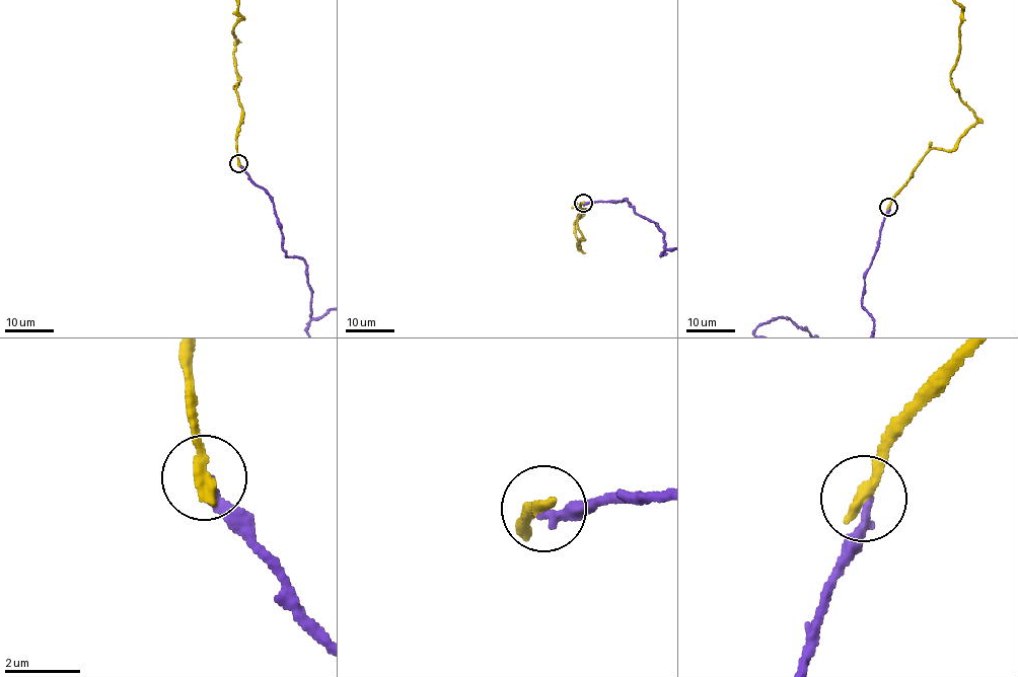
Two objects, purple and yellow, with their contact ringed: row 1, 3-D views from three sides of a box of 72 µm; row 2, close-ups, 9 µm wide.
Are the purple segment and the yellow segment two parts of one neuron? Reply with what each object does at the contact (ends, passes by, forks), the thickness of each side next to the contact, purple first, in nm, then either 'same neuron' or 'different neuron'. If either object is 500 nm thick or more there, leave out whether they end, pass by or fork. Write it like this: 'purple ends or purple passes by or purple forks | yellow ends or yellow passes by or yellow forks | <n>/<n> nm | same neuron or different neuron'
purple ends | yellow ends | 280/380 nm | different neuron

